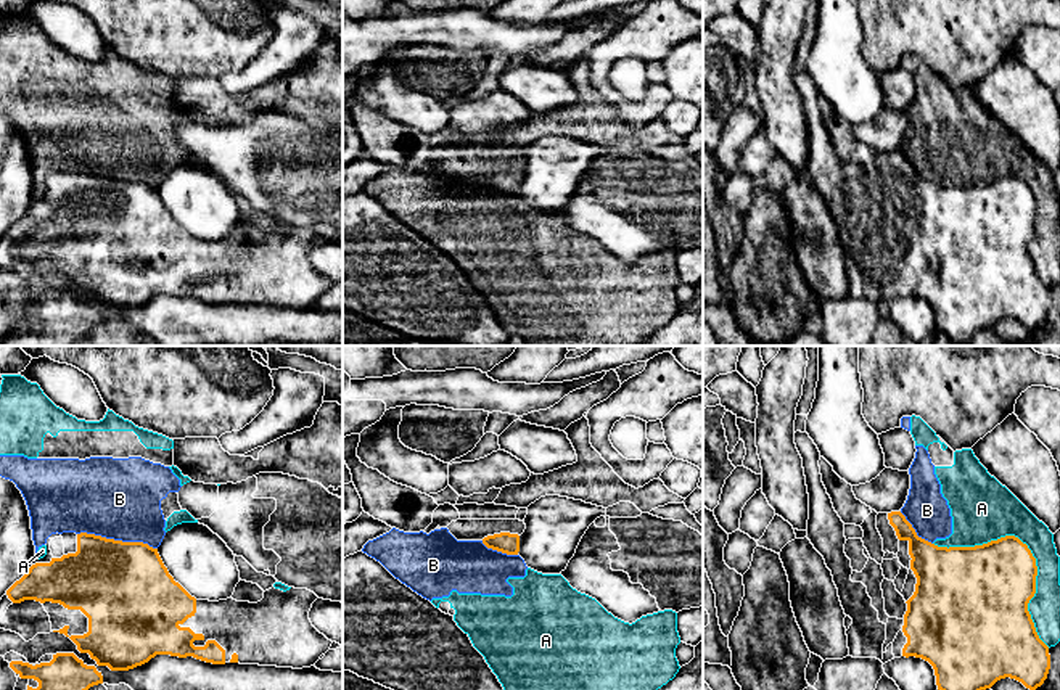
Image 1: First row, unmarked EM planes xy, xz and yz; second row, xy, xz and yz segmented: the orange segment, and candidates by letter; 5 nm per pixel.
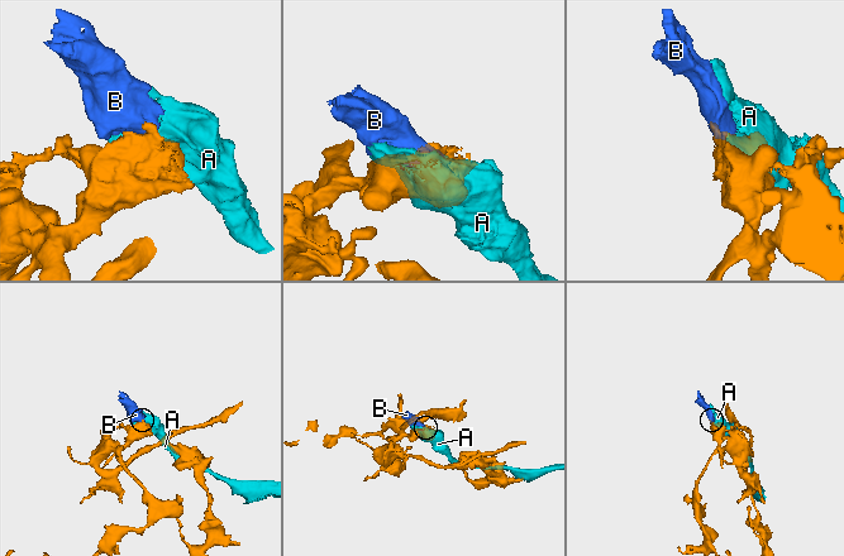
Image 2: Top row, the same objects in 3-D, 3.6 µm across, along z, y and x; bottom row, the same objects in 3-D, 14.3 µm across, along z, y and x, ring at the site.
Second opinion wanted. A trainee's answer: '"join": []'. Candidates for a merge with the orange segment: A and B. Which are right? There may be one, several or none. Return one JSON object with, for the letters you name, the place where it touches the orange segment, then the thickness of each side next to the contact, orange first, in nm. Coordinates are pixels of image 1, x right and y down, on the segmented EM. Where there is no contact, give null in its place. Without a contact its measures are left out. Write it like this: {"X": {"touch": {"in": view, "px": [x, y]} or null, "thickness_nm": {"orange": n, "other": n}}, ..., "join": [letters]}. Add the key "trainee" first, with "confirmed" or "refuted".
{"trainee": "confirmed", "join": []}

